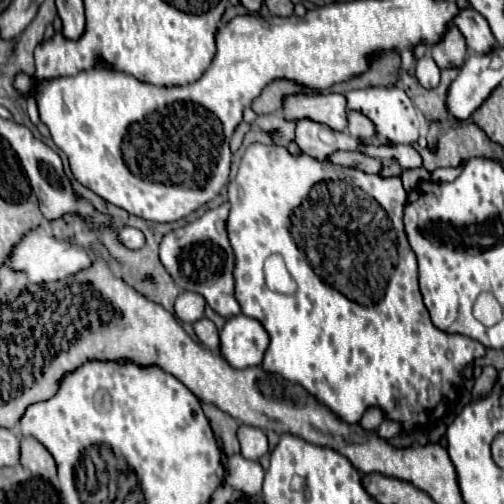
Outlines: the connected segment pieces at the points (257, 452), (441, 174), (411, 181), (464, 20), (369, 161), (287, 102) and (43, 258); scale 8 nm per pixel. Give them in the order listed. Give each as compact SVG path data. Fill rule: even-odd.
M240 425L238 429L238 441L240 441L240 453L246 459L258 461L268 451L268 439L266 433L252 425Z
M462 161L458 167L446 167L446 169L436 169L434 173L432 173L432 181L452 181L452 179L456 179L458 175L460 175L460 171L462 171L462 167L466 165L466 161Z
M418 167L418 169L406 169L402 173L402 183L404 183L404 189L410 191L418 181L428 181L430 179L430 171L424 169L424 167Z
M462 9L456 17L456 27L466 37L466 43L472 53L486 55L496 47L496 39L488 27L488 21L476 9Z
M336 151L328 157L328 161L342 165L342 167L354 167L364 173L378 173L380 165L382 165L380 159L374 159L374 157L364 155L360 151Z
M316 93L316 95L290 95L284 99L284 117L286 119L300 119L300 117L308 117L312 121L324 123L336 131L346 131L346 99L340 93Z
M42 227L40 229L32 229L12 251L10 257L10 265L16 271L26 271L30 281L34 283L46 283L46 281L60 281L66 279L78 271L84 271L88 267L92 267L92 255L86 249L80 249L68 241L60 241L50 237Z

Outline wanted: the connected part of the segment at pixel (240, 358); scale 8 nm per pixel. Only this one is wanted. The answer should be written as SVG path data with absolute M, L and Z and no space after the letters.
M236 315L220 331L220 353L236 369L256 367L262 363L270 337L260 321Z

